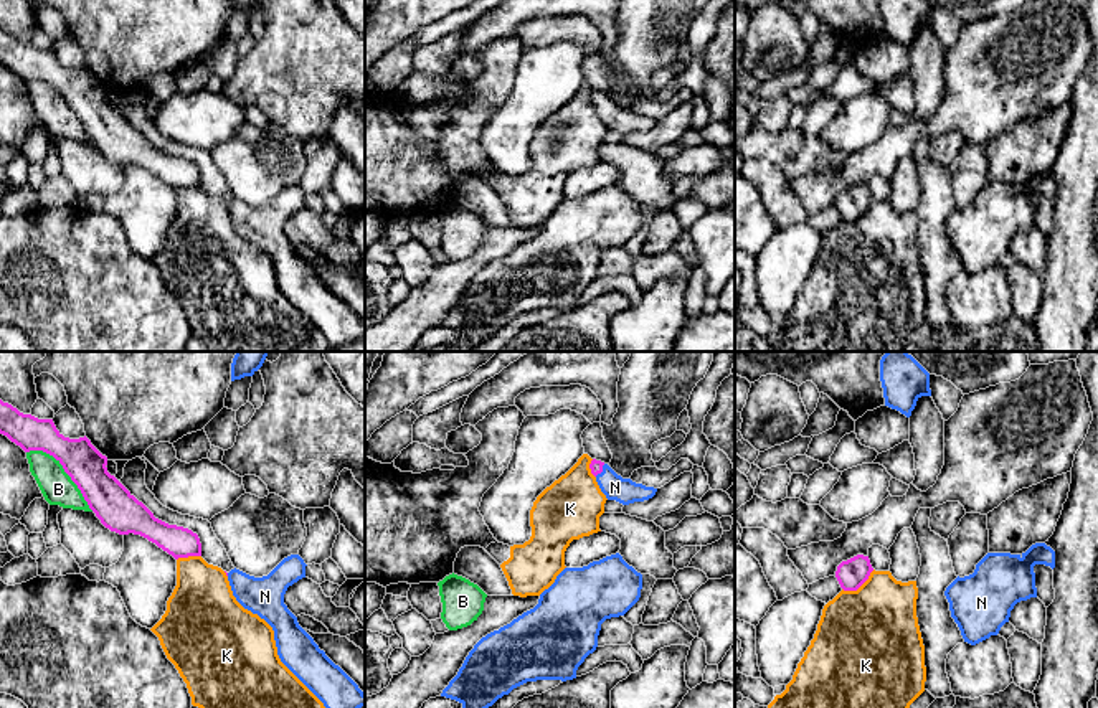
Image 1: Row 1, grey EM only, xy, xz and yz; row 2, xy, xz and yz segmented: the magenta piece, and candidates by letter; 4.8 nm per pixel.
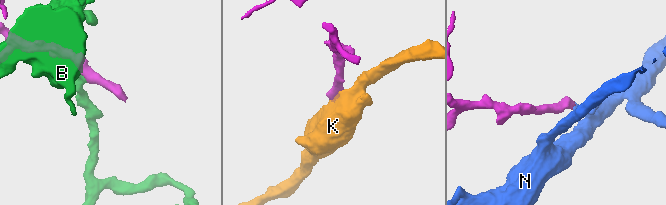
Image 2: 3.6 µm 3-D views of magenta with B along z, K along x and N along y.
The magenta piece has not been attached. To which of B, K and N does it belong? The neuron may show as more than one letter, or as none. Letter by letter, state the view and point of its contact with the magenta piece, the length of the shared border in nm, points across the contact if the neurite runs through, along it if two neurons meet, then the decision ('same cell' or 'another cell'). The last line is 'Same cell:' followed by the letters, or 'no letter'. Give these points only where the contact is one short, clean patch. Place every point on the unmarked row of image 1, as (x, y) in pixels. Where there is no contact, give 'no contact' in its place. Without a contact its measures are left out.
B: contact xy (65, 101); length 440 nm; another cell
K: contact yz (859, 217); length 190 nm; border yz (874, 200), (856, 220), (842, 220); another cell
N: contact xz (601, 101); length 80 nm; way xz (596, 96), (601, 101), (615, 118); same cell
Same cell: N

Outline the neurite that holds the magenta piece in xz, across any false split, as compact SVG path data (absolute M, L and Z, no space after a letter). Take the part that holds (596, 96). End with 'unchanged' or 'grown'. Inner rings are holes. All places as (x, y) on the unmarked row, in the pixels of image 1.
M593 89L589 99L608 130L616 130L622 135L629 135L634 132L649 130L657 122L654 117L646 117L642 114L632 112L631 109L622 109L601 91Z; grown

